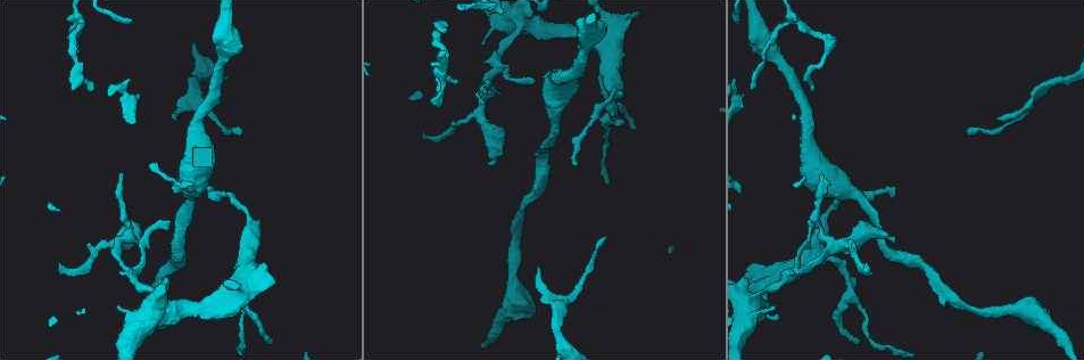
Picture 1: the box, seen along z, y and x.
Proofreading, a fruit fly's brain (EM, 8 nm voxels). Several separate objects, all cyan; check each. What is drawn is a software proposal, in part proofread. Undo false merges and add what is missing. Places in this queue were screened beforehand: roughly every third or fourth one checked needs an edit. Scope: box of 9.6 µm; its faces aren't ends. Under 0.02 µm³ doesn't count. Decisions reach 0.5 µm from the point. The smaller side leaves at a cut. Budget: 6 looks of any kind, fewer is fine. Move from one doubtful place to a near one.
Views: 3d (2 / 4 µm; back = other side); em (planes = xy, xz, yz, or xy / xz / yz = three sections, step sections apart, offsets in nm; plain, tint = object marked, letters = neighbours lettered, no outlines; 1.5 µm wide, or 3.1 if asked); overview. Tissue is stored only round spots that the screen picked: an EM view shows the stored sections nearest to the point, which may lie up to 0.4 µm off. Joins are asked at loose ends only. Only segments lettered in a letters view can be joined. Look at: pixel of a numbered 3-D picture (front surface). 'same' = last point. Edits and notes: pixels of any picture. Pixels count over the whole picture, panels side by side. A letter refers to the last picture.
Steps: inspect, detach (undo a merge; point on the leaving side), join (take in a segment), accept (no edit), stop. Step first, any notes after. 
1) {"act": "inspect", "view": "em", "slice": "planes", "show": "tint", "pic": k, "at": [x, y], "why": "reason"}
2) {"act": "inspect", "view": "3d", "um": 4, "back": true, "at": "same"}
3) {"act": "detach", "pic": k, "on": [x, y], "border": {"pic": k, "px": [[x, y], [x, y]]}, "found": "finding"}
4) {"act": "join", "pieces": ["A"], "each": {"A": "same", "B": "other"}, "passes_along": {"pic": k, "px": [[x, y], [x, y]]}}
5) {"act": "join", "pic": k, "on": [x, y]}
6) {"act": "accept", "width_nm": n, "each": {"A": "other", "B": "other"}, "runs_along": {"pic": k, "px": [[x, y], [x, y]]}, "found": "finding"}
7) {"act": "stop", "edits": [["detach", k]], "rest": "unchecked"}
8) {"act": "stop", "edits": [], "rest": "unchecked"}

{"act": "inspect", "view": "3d", "um": 2, "pic": 1, "at": [745, 280], "why": "stops while still wide"}

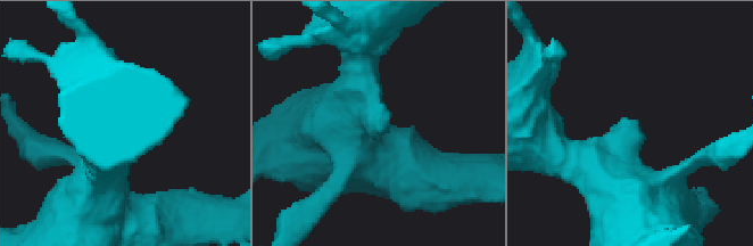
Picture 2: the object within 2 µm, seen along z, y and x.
{"act": "inspect", "view": "em", "slice": "planes", "show": "plain", "pic": 2, "at": [634, 121]}

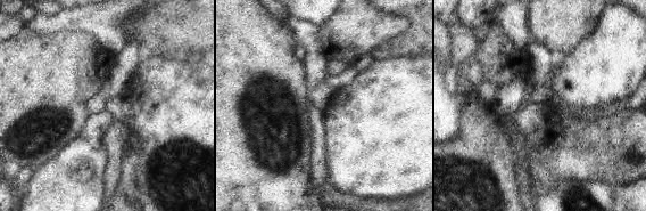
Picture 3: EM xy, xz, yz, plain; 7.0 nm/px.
{"act": "inspect", "view": "em", "slice": "planes", "show": "letters", "at": "same"}

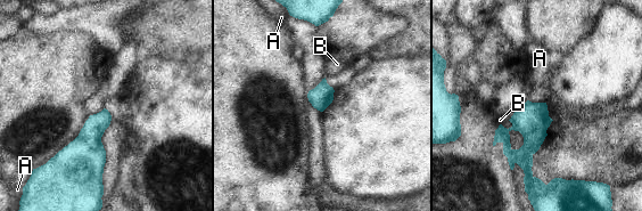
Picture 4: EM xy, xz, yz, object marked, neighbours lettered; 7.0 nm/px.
{"act": "accept", "each": {"A": "other", "B": "other"}, "border": {"pic": 4, "px": [[528, 99], [545, 103]]}, "found": "none of them fits"}

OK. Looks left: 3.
{"act": "inspect", "view": "3d", "um": 2, "back": true, "pic": 1, "at": [174, 118], "why": "free end"}

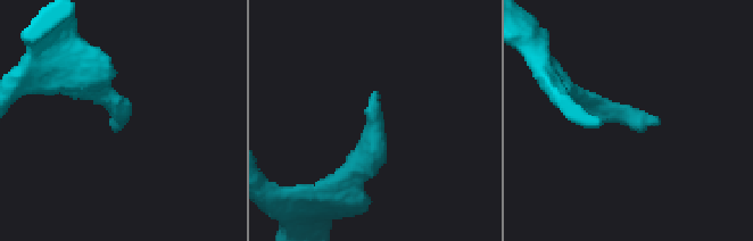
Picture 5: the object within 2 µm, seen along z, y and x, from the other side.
{"act": "inspect", "view": "em", "slice": "planes", "show": "letters", "pic": 5, "at": [122, 124]}

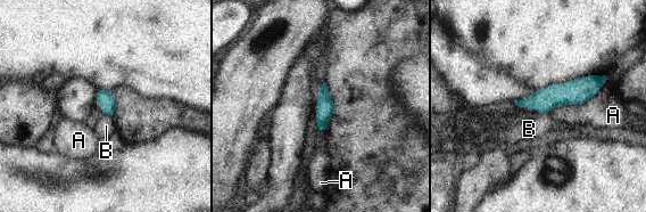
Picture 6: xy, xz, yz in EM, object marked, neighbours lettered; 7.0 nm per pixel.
{"act": "accept", "each": {"A": "other", "B": "other"}, "border": {"pic": 6, "px": [[104, 113], [108, 113], [112, 116]]}, "found": "none of them fits"}

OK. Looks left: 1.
{"act": "inspect", "view": "em", "slice": "yz", "step": 8, "show": "letters", "pic": 1, "at": [241, 130], "why": "an open end"}

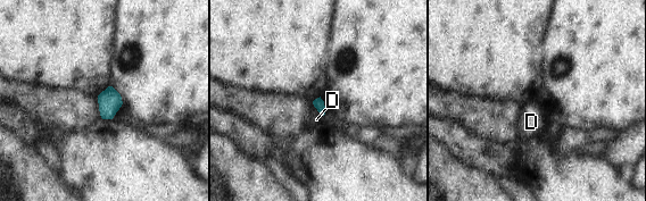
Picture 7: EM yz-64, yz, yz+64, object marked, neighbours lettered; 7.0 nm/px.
{"act": "accept", "width_nm": 80, "each": {"D": "other"}, "border": {"pic": 7, "px": [[315, 107], [322, 116]]}, "found": "no lettered segment goes on from it"}

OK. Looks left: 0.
{"act": "stop", "edits": [], "rest": "unchecked"}

